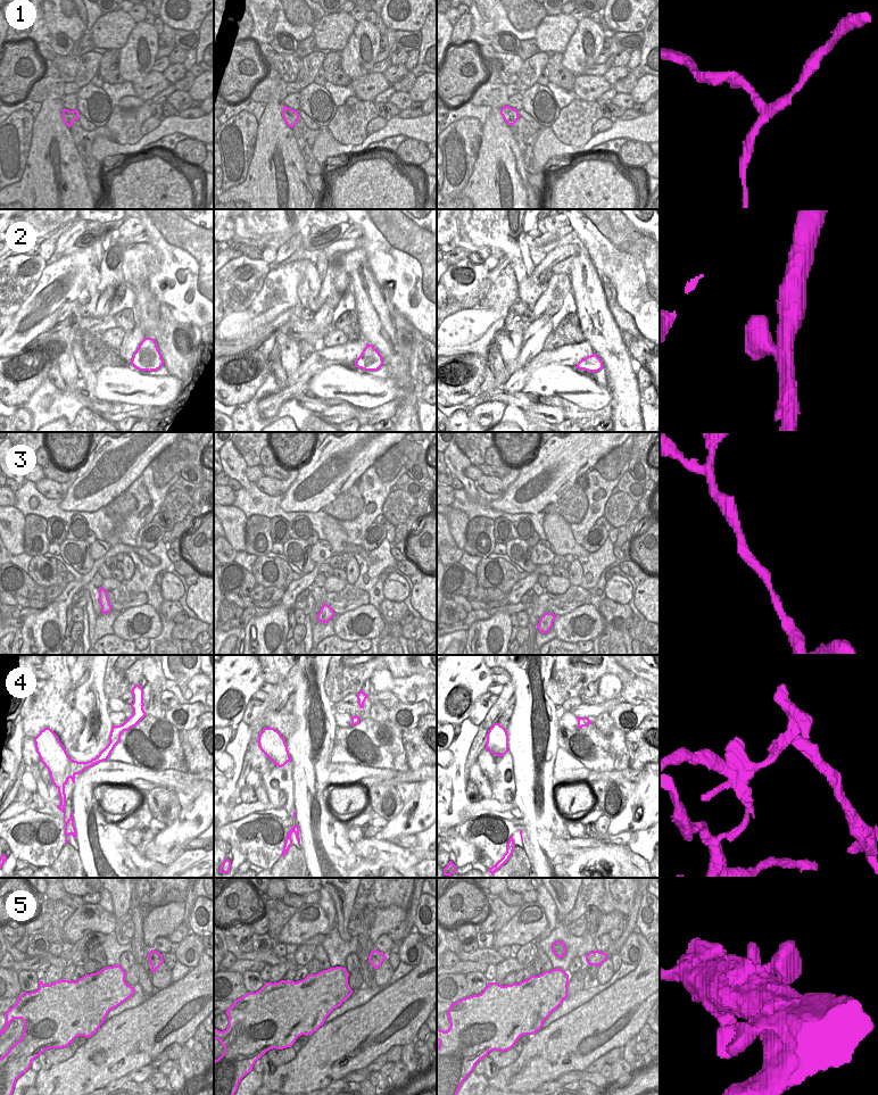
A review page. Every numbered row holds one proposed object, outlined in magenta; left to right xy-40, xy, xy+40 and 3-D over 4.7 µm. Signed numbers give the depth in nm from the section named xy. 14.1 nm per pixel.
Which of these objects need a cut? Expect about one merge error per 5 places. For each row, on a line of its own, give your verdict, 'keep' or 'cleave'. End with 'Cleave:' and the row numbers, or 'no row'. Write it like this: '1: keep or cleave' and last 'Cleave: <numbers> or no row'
1: keep
2: keep
3: keep
4: cleave
5: keep
Cleave: 4

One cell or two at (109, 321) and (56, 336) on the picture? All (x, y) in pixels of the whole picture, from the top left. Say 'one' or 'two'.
one

